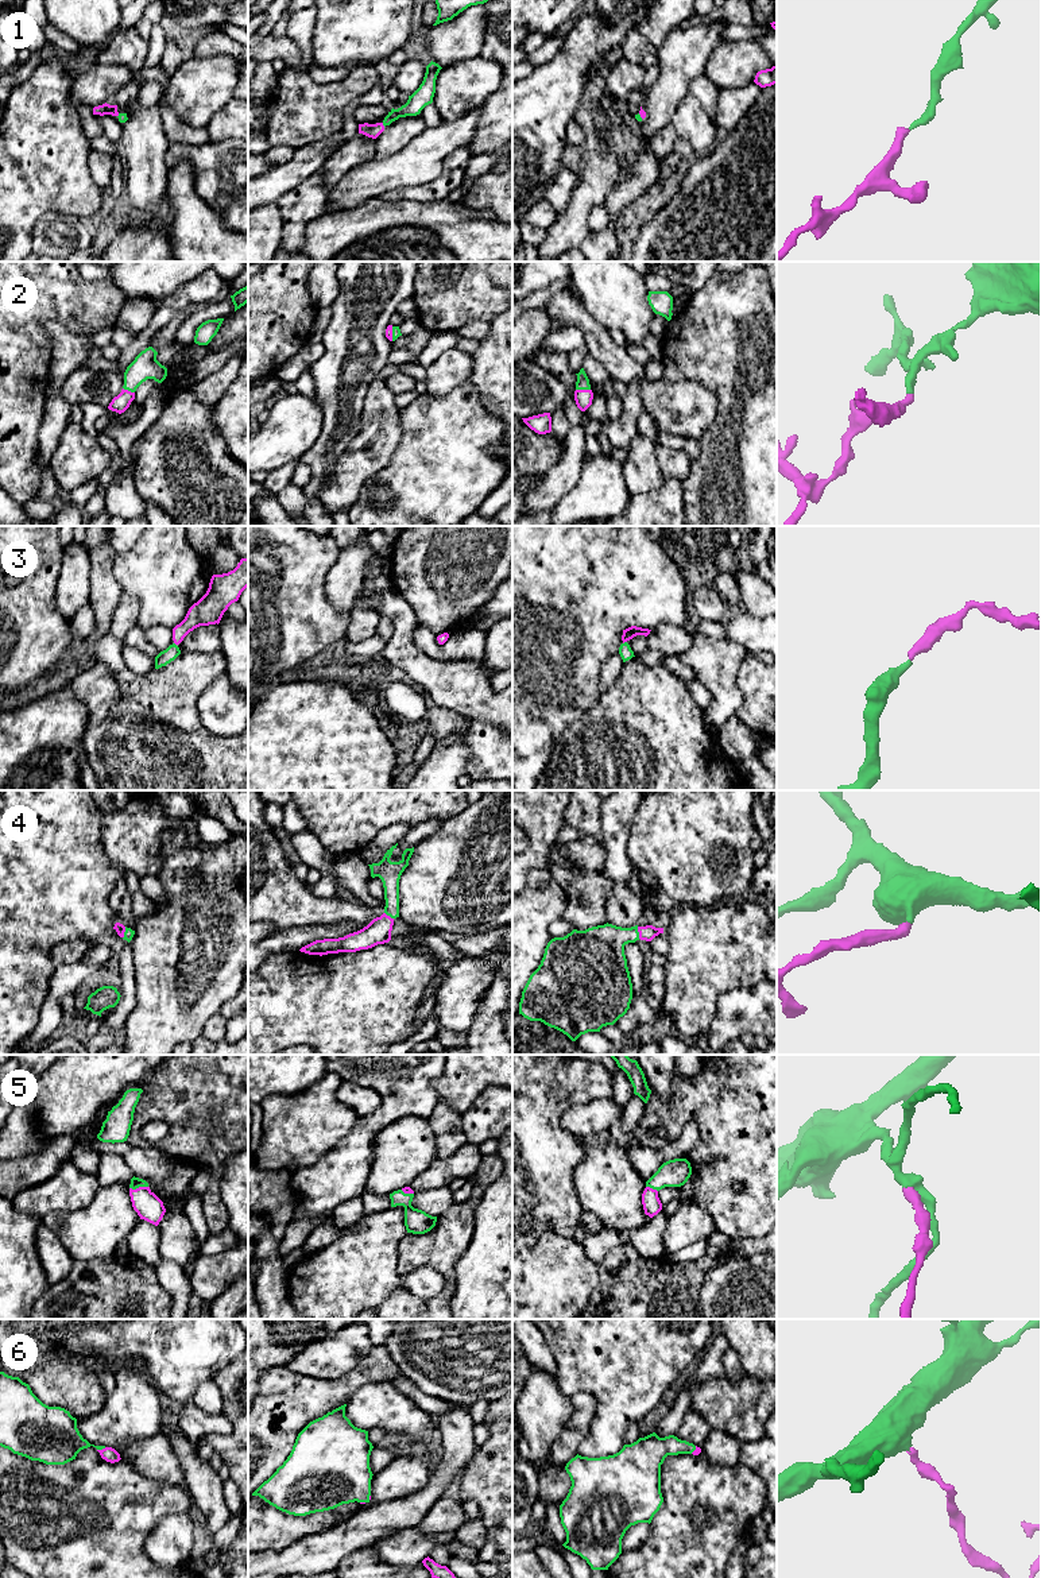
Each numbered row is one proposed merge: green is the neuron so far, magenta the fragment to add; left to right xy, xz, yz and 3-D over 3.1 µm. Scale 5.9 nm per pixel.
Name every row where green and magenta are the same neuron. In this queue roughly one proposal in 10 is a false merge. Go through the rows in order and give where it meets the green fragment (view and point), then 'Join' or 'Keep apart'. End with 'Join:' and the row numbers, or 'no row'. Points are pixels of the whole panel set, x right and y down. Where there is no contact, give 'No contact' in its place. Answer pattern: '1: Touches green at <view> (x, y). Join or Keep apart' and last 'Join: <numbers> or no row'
1: Touches green at xz (383, 124). Join
2: Touches green at yz (583, 389). Join
3: Touches green at yz (625, 642). Join
4: Touches green at yz (638, 932). Join
5: Touches green at xy (138, 1187). Join
6: Touches green at xy (101, 1449). Join
Join: 1, 2, 3, 4, 5, 6

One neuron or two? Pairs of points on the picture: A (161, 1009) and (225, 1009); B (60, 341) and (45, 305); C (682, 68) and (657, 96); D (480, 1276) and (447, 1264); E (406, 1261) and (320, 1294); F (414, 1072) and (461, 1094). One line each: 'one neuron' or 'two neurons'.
A: two neurons
B: two neurons
C: one neuron
D: two neurons
E: two neurons
F: two neurons

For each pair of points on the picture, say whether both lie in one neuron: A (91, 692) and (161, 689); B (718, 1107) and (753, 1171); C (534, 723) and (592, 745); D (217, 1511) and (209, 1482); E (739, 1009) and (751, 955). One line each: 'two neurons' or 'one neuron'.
A: two neurons
B: one neuron
C: two neurons
D: one neuron
E: two neurons

